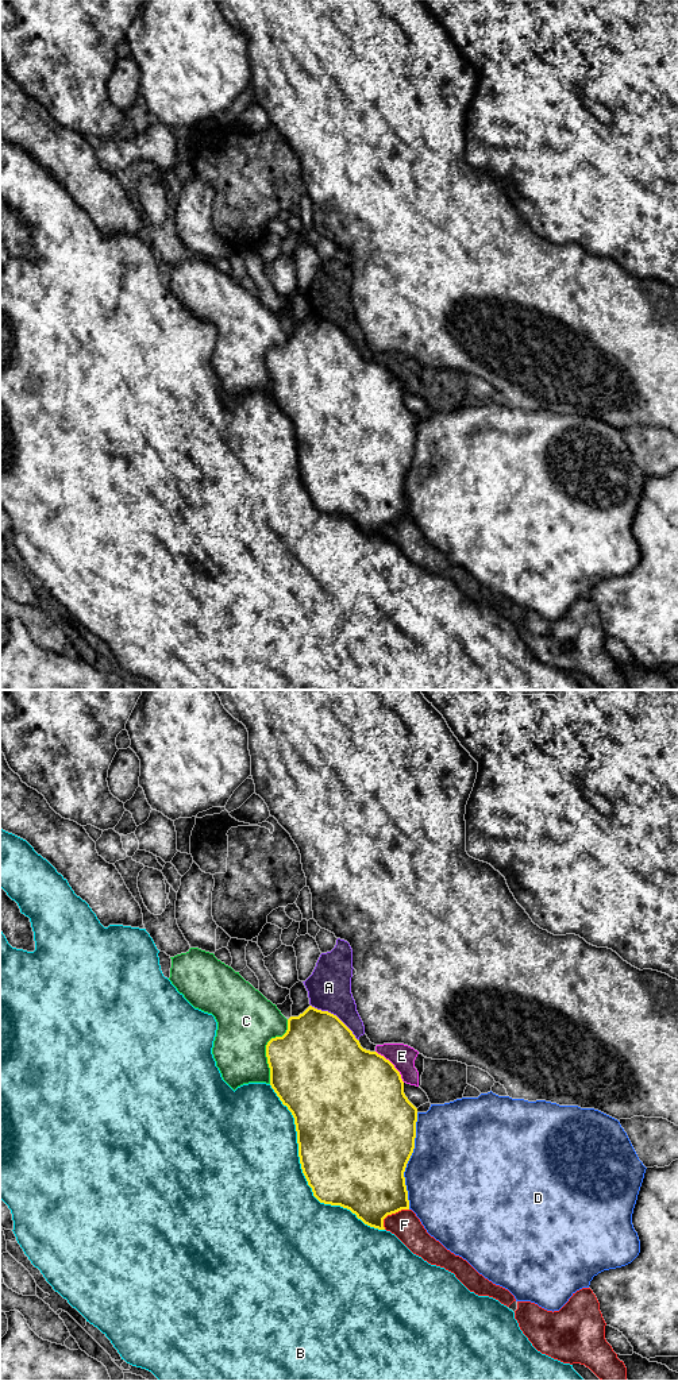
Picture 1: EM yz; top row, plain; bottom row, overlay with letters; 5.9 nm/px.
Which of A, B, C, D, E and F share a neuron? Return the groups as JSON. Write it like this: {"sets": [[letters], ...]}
{"sets": [["A", "E"], ["B"], ["C"], ["D"], ["F"]]}

